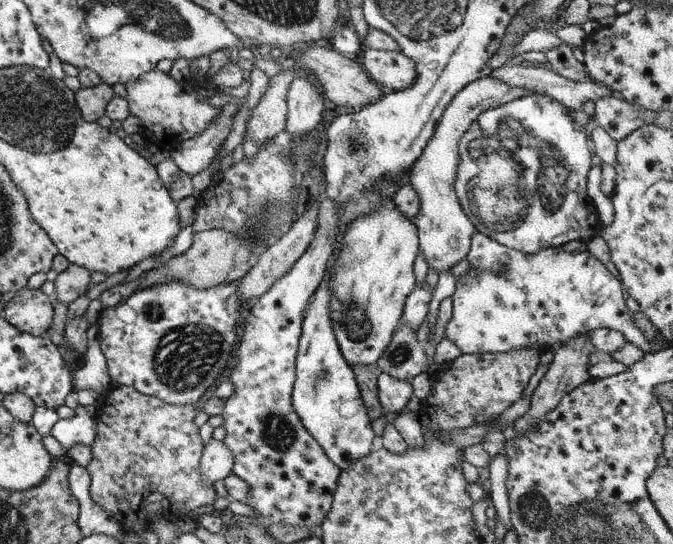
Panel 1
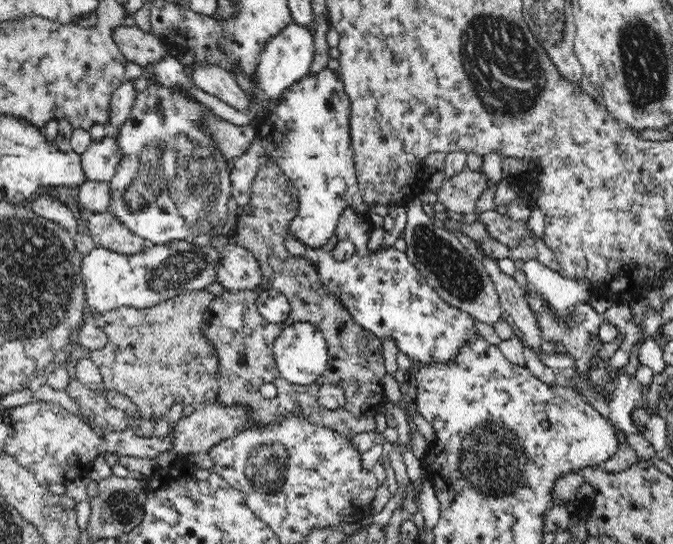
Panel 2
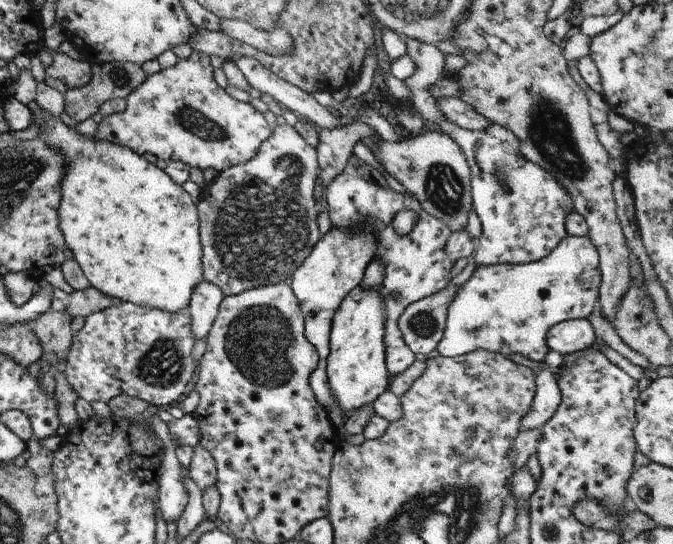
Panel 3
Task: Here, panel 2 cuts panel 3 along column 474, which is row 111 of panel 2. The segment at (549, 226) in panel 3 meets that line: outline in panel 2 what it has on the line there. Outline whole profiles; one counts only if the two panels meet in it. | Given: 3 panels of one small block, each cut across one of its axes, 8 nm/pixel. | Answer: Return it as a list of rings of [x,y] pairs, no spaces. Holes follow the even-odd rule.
[[[294,22],[264,44],[264,48],[258,54],[258,66],[252,74],[251,90],[244,90],[248,103],[250,103],[250,117],[253,123],[259,115],[262,115],[268,105],[279,98],[280,94],[294,82],[309,74],[315,57],[315,46],[312,33]],[[154,83],[136,95],[128,121],[117,129],[110,129],[110,134],[117,138],[121,160],[116,164],[114,177],[108,182],[108,213],[155,246],[190,241],[190,237],[205,232],[211,237],[218,236],[217,230],[227,223],[228,198],[232,196],[232,165],[220,153],[214,137],[206,129],[206,120],[210,116],[216,115],[187,91]]]

